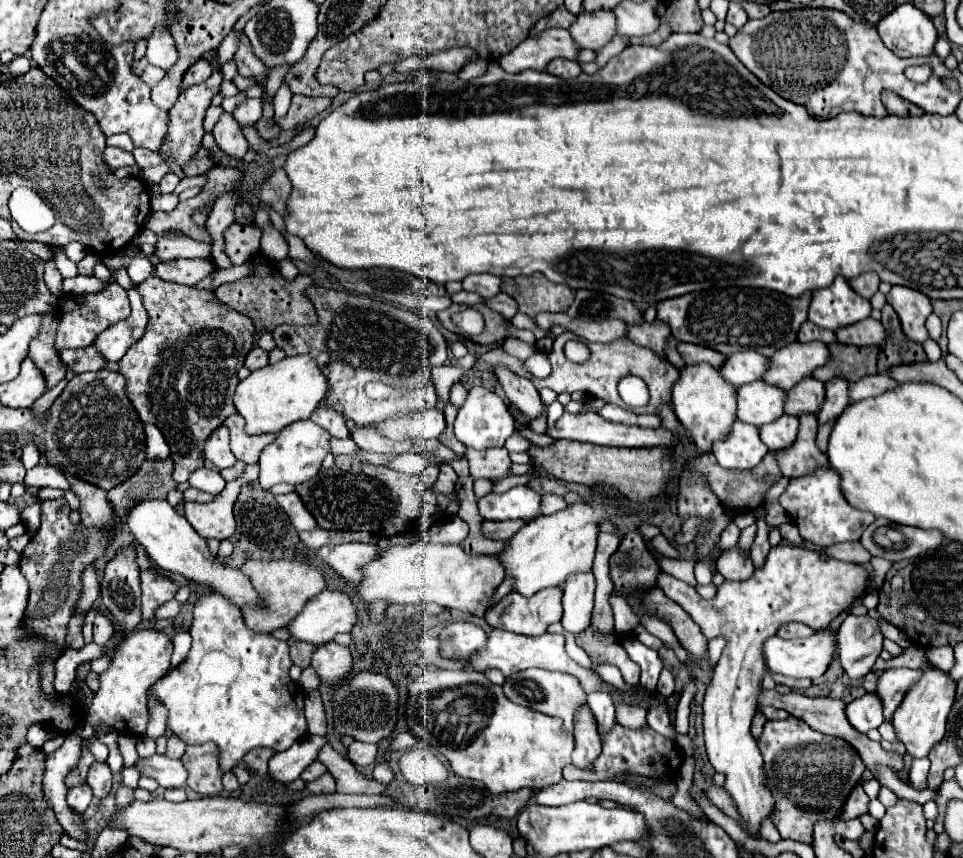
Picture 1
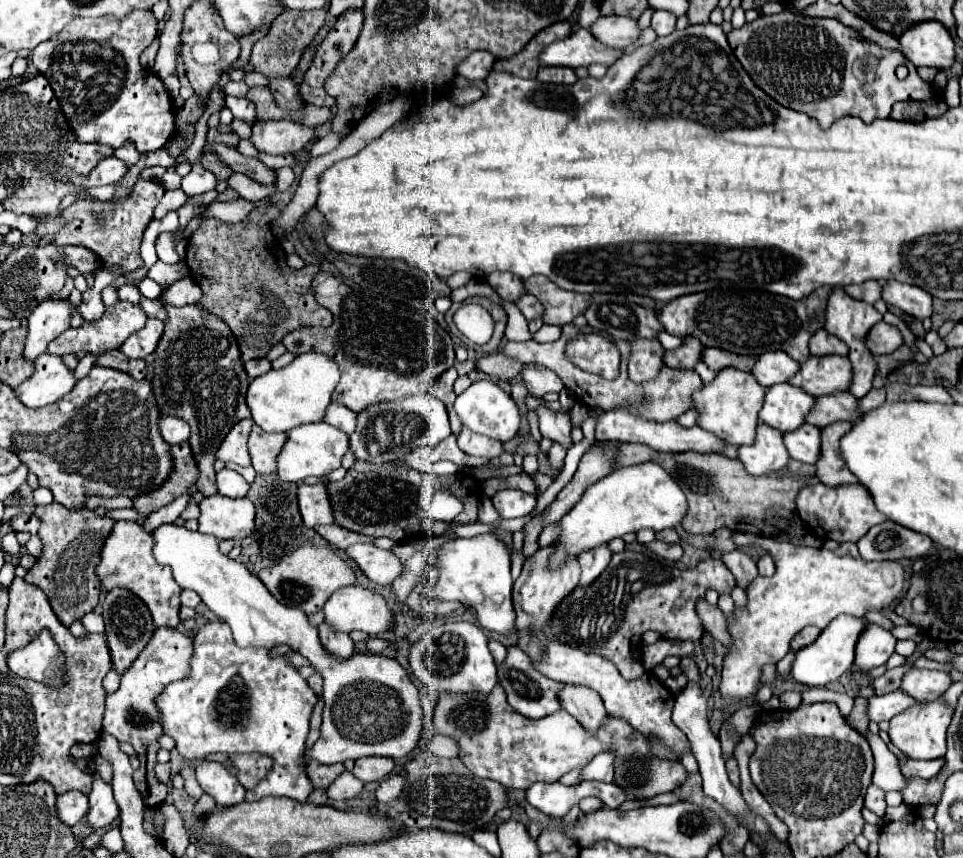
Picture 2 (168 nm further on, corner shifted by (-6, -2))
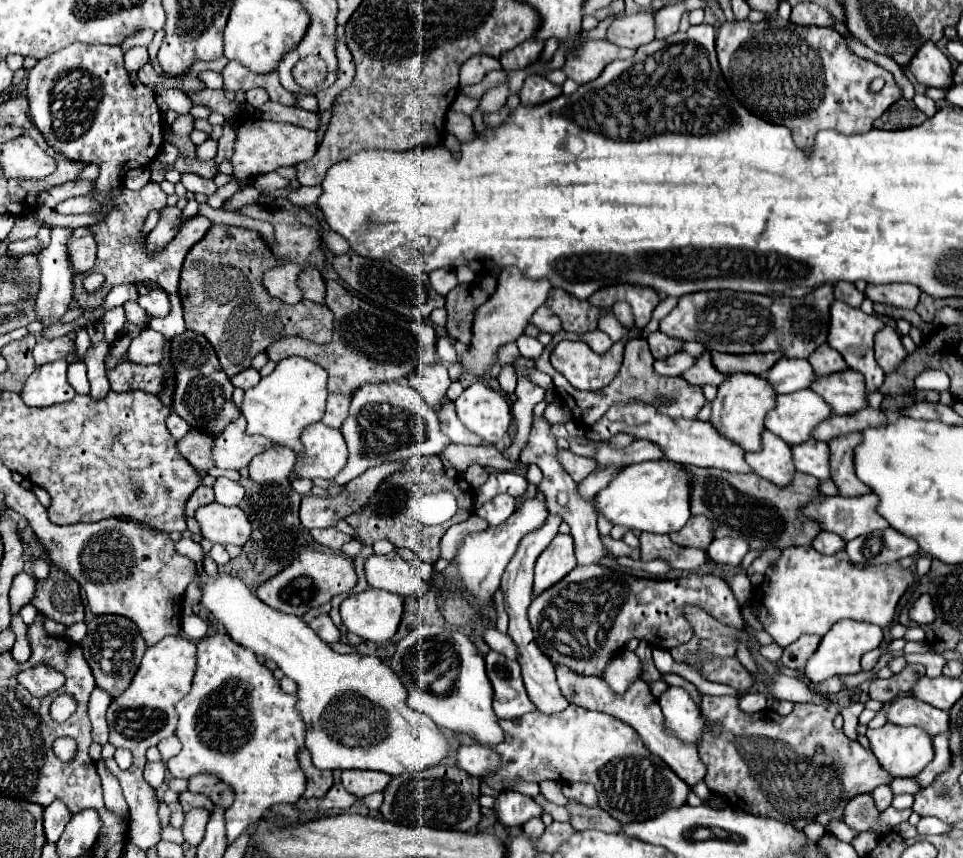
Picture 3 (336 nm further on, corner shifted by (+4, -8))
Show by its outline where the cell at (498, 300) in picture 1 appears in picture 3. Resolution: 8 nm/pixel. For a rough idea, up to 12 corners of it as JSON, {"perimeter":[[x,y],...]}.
{"perimeter":[[546,306],[532,314],[530,324],[542,332],[562,330],[558,316]]}

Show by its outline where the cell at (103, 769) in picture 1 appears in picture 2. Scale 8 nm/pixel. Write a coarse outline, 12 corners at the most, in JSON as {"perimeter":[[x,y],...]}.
{"perimeter":[[98,774],[88,794],[88,828],[110,826],[118,818],[112,786]]}

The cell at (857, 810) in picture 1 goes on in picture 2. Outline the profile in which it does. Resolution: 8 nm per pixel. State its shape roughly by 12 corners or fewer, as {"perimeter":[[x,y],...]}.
{"perimeter":[[872,784],[866,792],[864,806],[884,816],[886,792]]}

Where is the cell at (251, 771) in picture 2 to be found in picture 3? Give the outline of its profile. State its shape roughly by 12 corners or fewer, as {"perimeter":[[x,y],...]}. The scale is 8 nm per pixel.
{"perimeter":[[202,772],[188,782],[190,792],[206,794],[228,808],[232,788],[214,774]]}

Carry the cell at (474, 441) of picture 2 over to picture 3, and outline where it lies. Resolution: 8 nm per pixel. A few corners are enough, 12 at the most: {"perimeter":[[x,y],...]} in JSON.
{"perimeter":[[450,400],[440,408],[440,430],[452,444],[482,440],[458,420]]}

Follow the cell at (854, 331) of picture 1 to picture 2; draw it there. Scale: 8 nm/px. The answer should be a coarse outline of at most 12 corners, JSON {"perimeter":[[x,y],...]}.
{"perimeter":[[878,322],[866,338],[872,354],[890,354],[902,346],[896,326]]}

